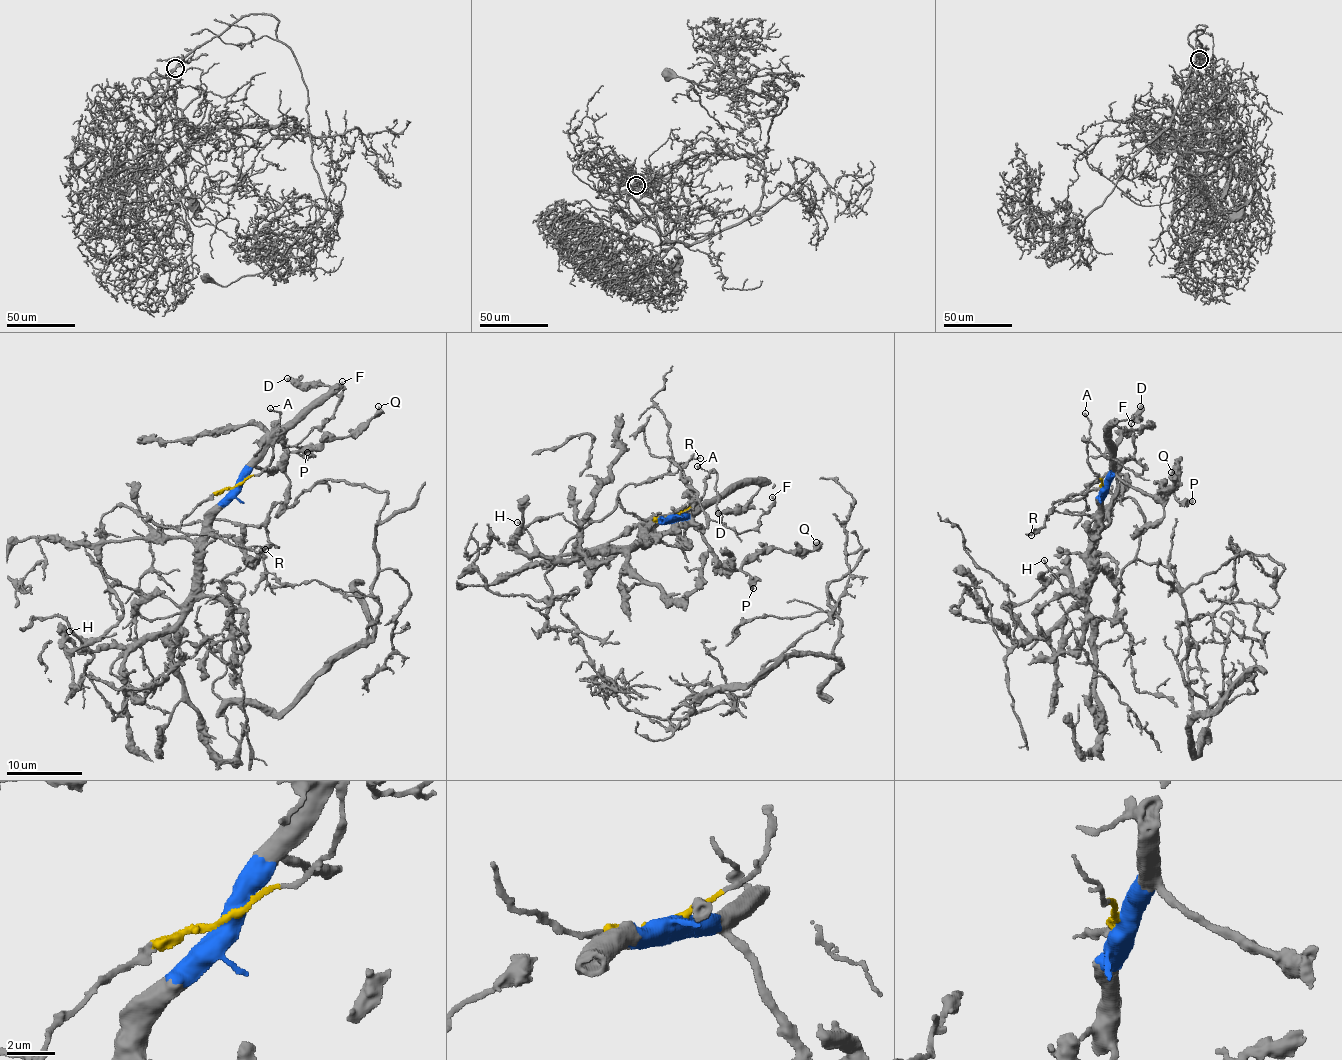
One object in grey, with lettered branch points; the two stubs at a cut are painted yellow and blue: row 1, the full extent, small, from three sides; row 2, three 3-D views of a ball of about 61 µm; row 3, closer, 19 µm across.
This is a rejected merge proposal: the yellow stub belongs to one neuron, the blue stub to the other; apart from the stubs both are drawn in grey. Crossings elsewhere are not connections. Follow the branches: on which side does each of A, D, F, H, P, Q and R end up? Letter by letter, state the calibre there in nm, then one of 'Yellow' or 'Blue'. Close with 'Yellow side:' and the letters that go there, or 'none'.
A: Thickness 160 nm. Yellow
D: Thickness 380 nm. Blue
F: Thickness 190 nm. Yellow
H: Thickness 160 nm. Blue
P: Thickness 420 nm. Blue
Q: Thickness 480 nm. Blue
R: Thickness 120 nm. Yellow
Yellow side: A, F, R

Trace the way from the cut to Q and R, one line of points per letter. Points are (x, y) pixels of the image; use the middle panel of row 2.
Q: (674, 516), (691, 521), (711, 554), (734, 569), (759, 554), (811, 550), (815, 542)
R: (674, 516), (652, 520), (636, 517), (622, 506), (617, 494), (628, 483), (651, 483), (700, 457)

